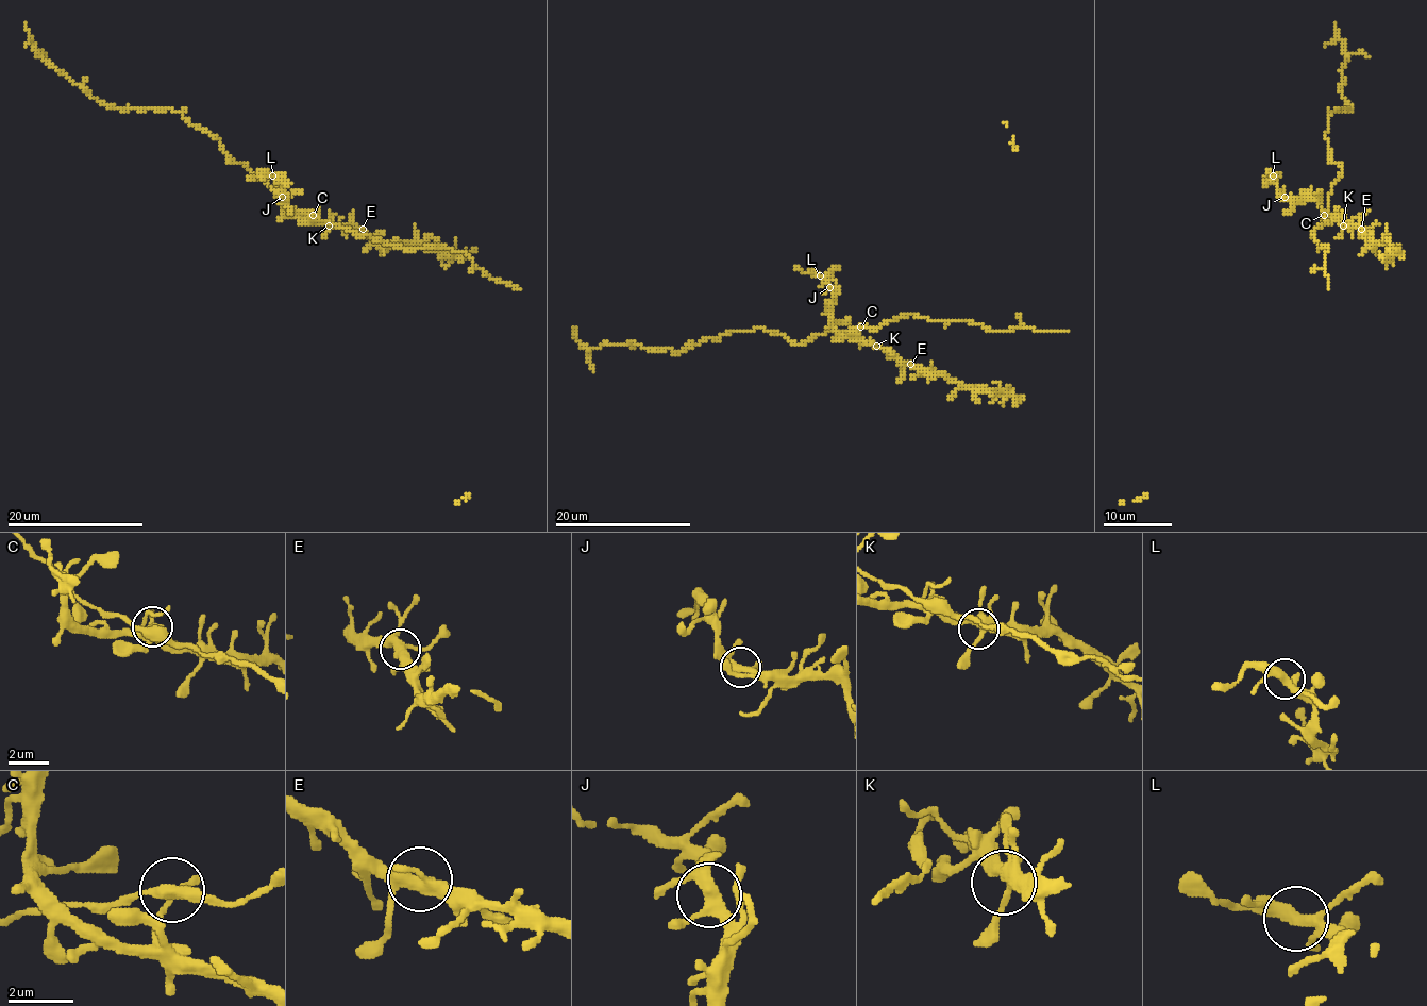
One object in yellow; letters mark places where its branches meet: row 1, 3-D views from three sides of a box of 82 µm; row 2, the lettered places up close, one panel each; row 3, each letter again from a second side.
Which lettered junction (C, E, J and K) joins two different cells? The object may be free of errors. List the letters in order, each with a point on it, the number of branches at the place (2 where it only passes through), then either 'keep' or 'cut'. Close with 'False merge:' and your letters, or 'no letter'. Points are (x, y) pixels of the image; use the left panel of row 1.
C: (313, 215) | 4 | keep
E: (363, 229) | 4 | keep
J: (282, 197) | 4 | keep
K: (329, 225) | 5 | keep
False merge: no letter

